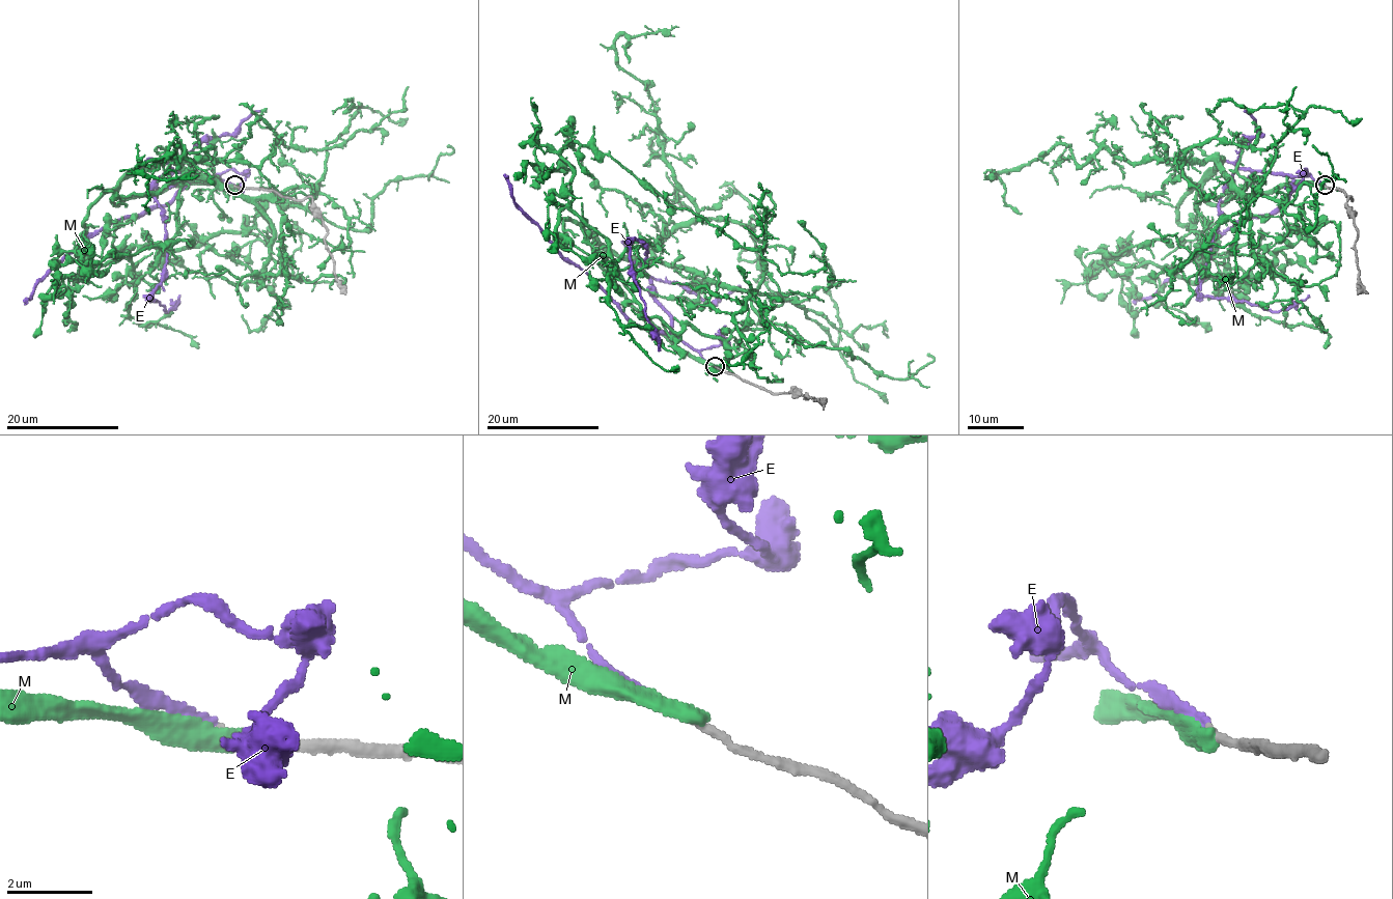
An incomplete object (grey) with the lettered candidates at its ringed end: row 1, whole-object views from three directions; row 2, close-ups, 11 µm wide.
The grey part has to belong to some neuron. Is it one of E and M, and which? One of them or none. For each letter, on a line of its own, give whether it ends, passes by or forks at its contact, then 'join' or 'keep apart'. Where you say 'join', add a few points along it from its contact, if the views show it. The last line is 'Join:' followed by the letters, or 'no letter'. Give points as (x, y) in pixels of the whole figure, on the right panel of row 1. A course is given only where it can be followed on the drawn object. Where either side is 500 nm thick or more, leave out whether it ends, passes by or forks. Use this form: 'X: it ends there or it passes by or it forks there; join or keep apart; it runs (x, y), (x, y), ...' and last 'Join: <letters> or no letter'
E: it ends there; join; it runs (1325, 186), (1310, 175), (1237, 170), (1219, 207), (1210, 260), (1198, 288), (1203, 296), (1278, 312), (1309, 296)
M: it ends there; keep apart
Join: E

